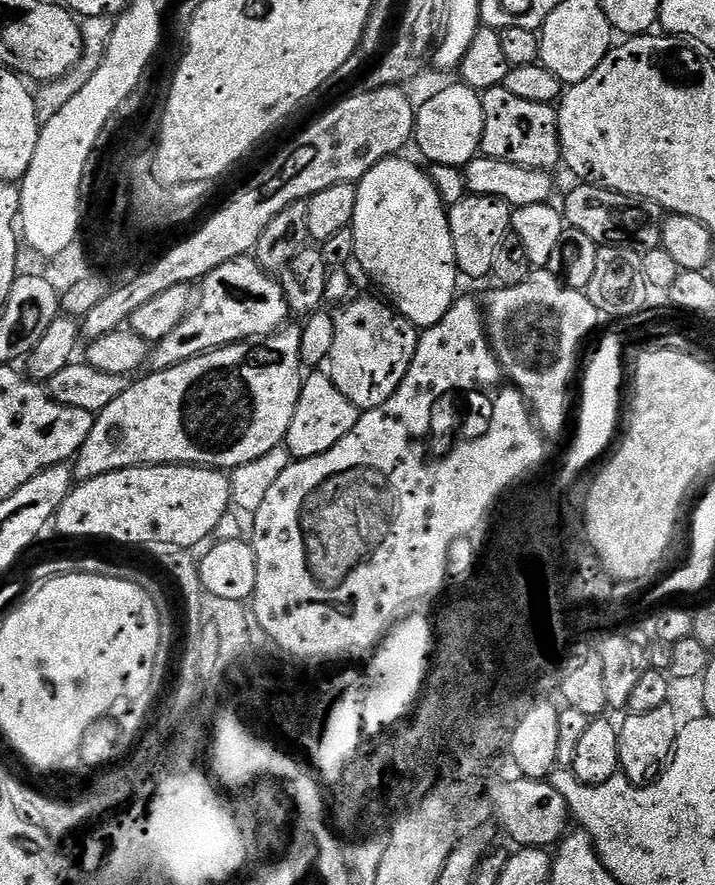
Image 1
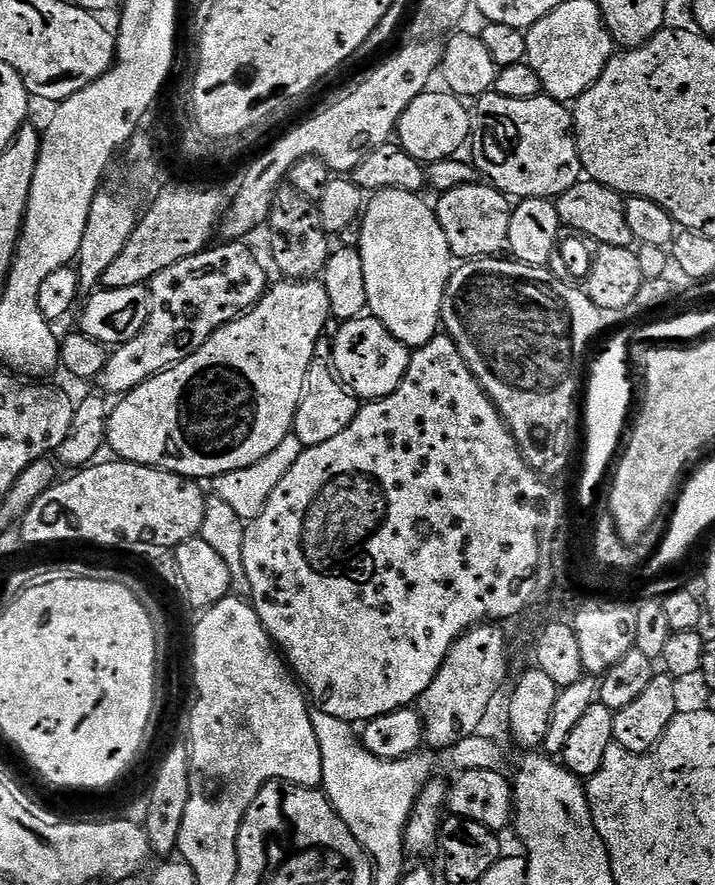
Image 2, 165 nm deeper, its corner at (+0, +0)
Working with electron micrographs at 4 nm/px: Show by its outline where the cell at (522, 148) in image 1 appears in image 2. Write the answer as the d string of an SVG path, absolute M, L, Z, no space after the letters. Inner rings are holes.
M493 90L479 97L475 104L470 137L470 160L477 173L492 187L500 189L505 196L517 201L534 198L555 201L556 197L570 190L570 186L580 183L582 169L576 145L574 116L569 109L568 112L564 109L567 107L561 101L554 100L547 94L534 98L502 98L502 94Z

